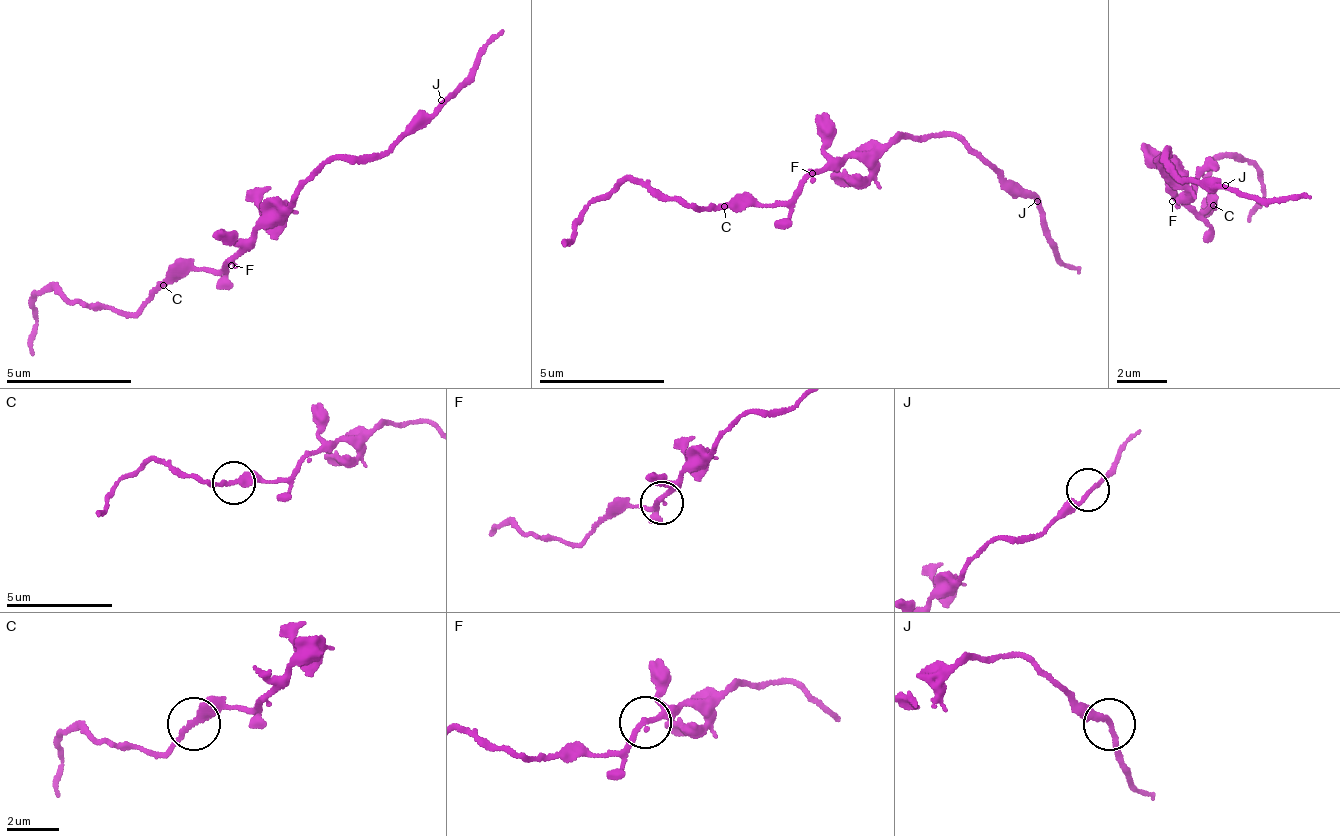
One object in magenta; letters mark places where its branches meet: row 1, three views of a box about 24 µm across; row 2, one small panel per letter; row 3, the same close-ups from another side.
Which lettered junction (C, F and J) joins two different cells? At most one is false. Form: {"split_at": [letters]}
{"split_at": []}

